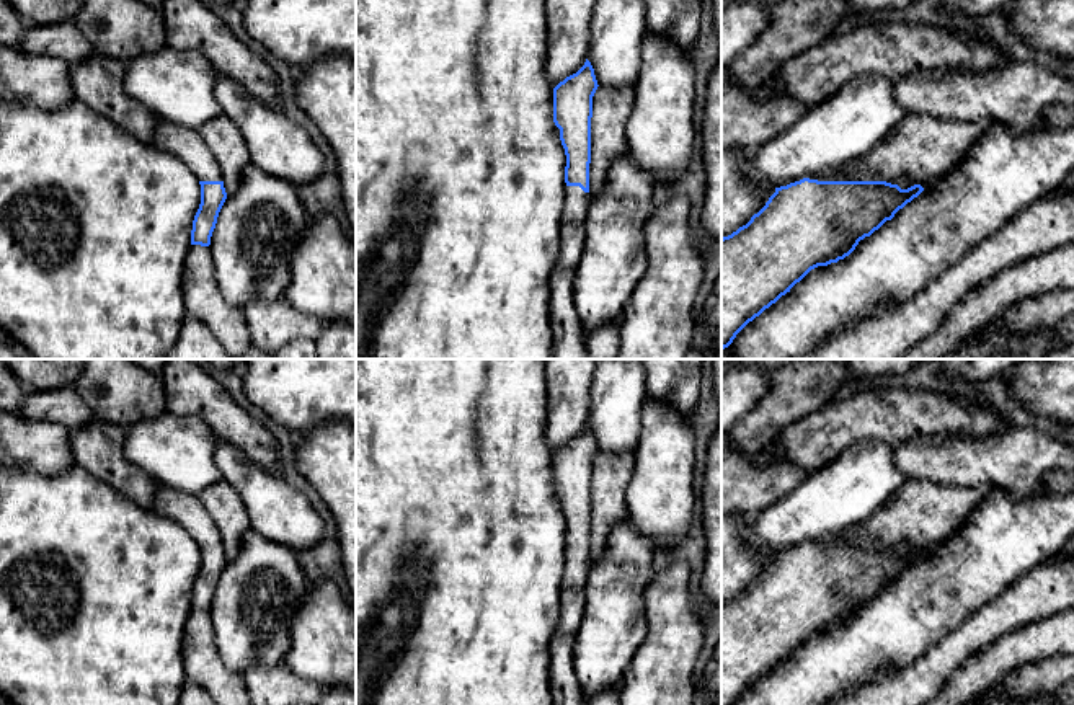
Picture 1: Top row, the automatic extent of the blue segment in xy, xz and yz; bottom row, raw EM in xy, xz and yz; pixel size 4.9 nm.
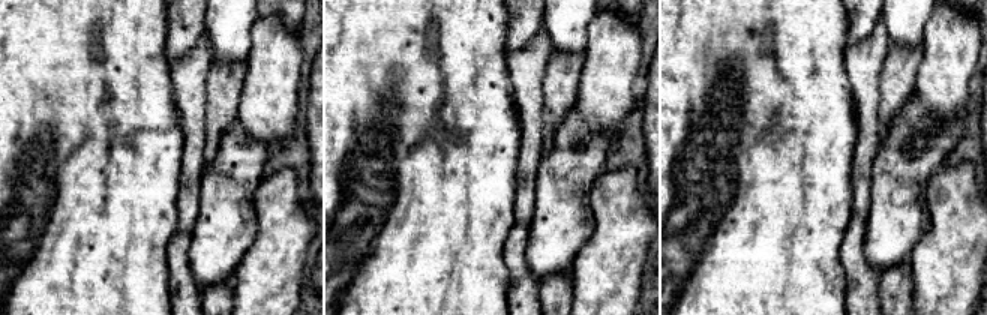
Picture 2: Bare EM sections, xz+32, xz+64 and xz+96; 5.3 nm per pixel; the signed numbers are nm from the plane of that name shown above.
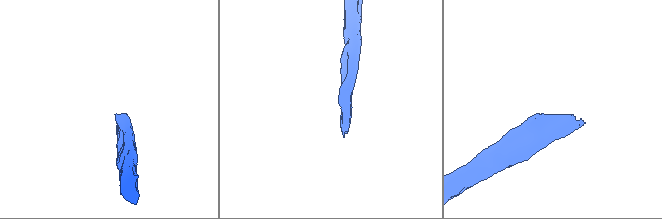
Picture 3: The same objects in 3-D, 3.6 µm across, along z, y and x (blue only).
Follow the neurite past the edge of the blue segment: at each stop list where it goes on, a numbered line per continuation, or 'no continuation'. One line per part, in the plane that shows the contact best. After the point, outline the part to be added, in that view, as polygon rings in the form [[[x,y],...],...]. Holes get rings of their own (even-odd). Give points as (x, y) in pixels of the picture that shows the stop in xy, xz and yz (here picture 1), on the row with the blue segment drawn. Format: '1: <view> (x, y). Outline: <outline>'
1: yz (838, 175). Outline: [[[859,160],[852,162],[852,163],[847,165],[847,166],[842,166],[842,168],[839,168],[839,170],[834,170],[834,171],[811,175],[810,180],[818,180],[818,181],[847,181],[847,168],[849,168],[849,166],[855,166],[857,162],[859,162]]]

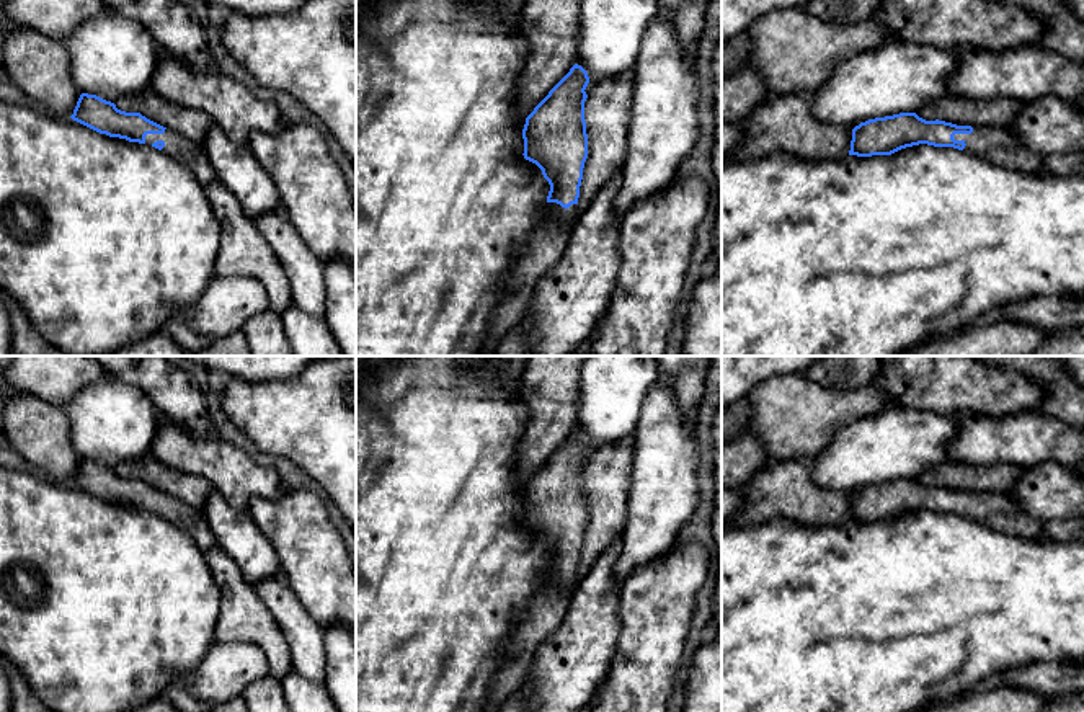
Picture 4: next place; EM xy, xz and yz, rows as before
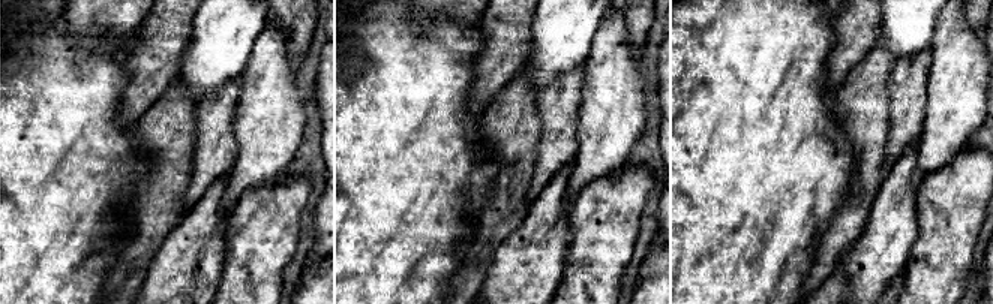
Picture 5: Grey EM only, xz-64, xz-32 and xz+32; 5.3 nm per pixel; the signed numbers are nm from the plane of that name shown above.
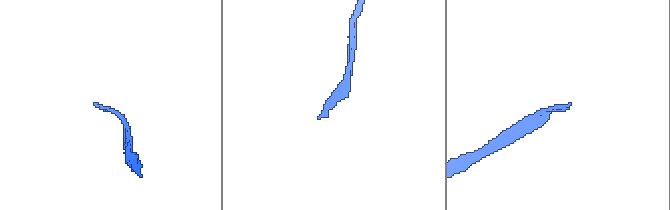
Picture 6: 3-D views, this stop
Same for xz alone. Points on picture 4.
1: xz (547, 242). Outline: [[[557,202],[544,204],[537,225],[503,283],[503,297],[490,317],[482,356],[490,356],[509,330],[522,322],[537,279],[565,253],[576,220],[576,204],[568,209]]]

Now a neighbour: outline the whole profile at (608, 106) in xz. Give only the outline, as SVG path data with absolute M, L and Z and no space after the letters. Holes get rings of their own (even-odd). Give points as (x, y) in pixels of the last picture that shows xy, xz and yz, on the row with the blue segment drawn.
M635 69L596 85L584 101L588 158L583 168L576 216L622 168L633 95Z

